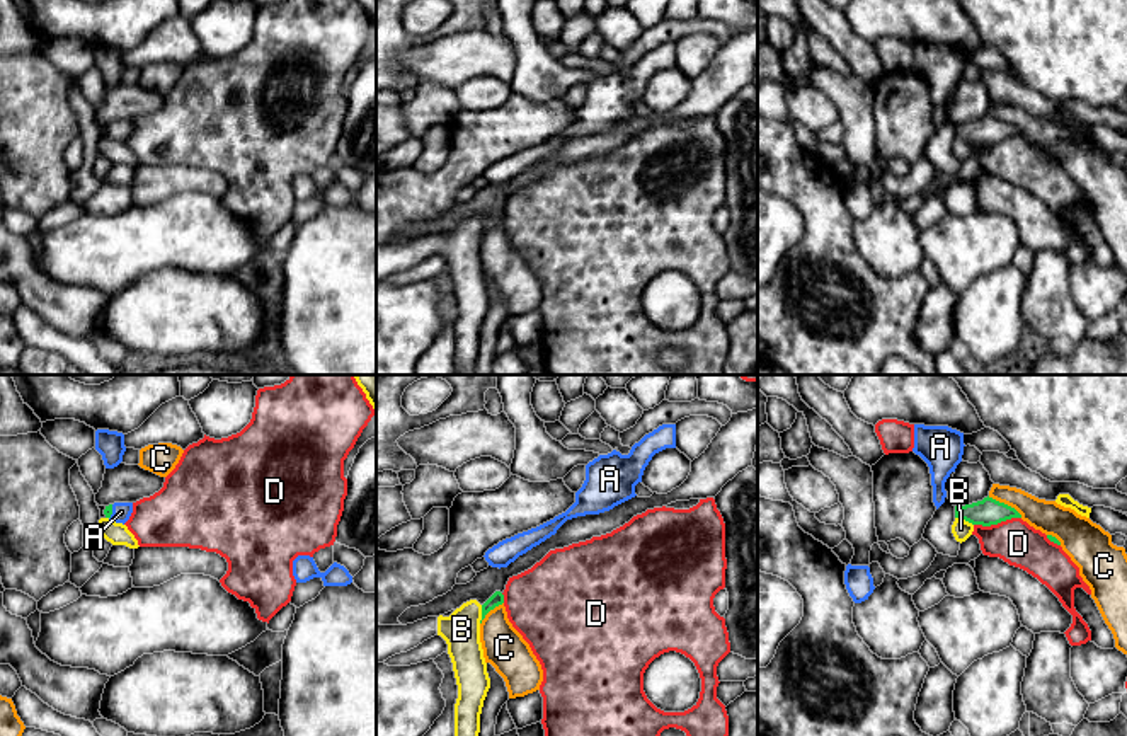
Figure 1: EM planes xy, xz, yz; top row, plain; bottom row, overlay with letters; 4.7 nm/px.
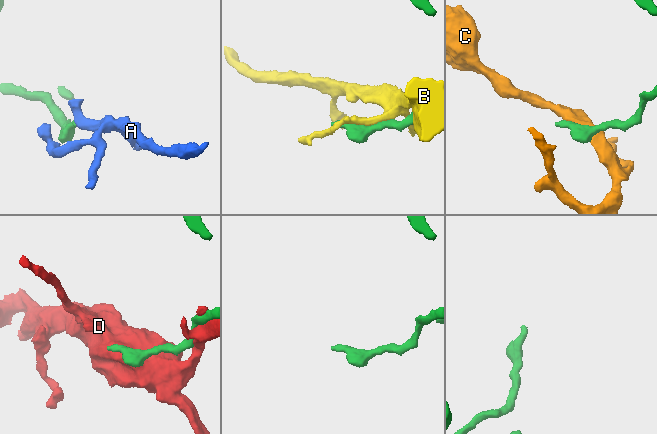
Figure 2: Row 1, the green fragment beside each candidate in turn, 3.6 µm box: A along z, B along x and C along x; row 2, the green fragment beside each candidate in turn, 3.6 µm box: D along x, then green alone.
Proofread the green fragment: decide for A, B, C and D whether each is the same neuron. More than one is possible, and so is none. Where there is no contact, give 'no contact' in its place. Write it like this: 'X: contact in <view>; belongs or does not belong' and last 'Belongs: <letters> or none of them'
A: contact in xy; belongs
B: contact in xz; does not belong
C: contact in yz; does not belong
D: contact in yz; does not belong
Belongs: A

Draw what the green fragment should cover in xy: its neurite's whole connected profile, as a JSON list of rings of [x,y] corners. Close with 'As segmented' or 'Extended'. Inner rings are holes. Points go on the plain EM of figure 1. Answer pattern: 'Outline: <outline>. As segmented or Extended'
Outline: [[[114,121],[104,128],[106,136],[123,143],[129,138],[131,131],[133,121]]]. Extended

